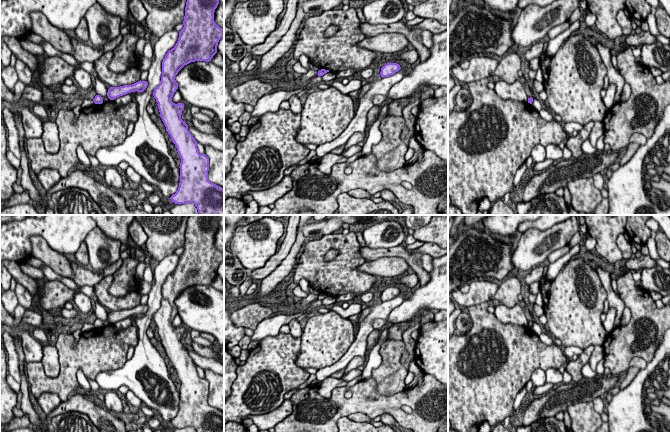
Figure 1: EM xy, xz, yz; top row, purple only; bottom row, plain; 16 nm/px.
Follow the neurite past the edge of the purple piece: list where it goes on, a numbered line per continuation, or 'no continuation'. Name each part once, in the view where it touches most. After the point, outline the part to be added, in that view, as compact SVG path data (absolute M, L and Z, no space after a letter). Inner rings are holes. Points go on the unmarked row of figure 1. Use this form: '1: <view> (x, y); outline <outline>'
no continuation

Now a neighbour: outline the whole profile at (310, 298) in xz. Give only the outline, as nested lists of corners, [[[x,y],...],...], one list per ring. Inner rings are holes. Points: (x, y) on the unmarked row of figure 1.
[[[308,294],[305,298],[303,298],[296,306],[295,306],[295,311],[299,312],[301,311],[304,307],[312,303],[313,301],[317,300],[318,295],[316,294]]]

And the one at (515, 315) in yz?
[[[503,304],[494,306],[493,314],[503,324],[512,323],[525,327],[528,326],[528,320],[519,304],[511,308],[508,308]]]

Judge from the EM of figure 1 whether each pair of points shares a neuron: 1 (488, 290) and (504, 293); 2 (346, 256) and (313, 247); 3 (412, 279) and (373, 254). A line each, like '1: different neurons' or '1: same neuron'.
1: different neurons
2: same neuron
3: different neurons

